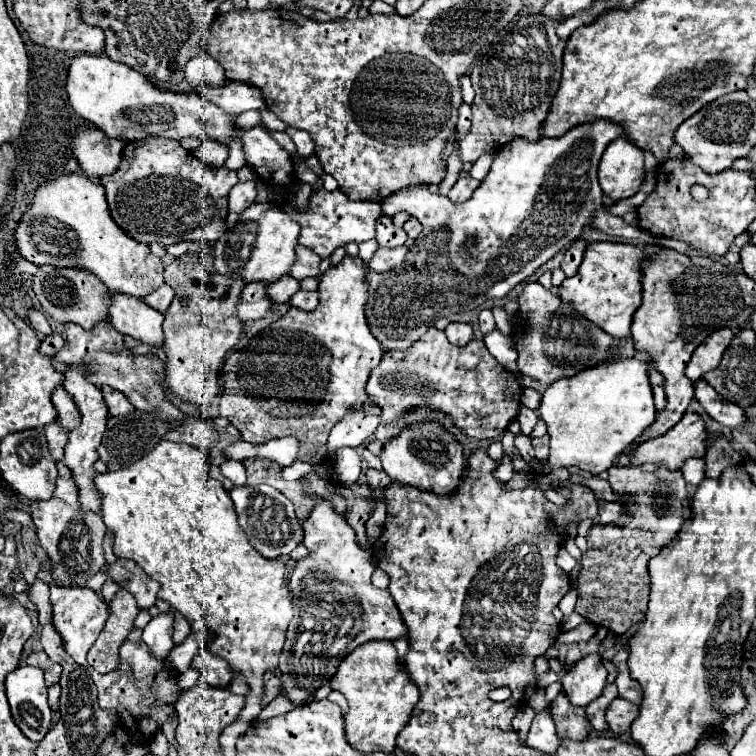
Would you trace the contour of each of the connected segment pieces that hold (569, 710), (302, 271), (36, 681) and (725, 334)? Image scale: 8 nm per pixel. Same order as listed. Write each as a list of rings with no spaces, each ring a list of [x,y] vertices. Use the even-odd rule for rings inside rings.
[[[564,694],[556,698],[552,706],[552,718],[556,722],[558,736],[572,736],[572,740],[584,740],[586,734],[594,732],[584,708],[572,706],[568,696]]]
[[[298,246],[296,254],[296,264],[290,268],[288,274],[292,274],[296,280],[302,280],[306,276],[320,276],[320,256],[316,252],[306,246]]]
[[[20,666],[6,678],[6,696],[16,726],[32,742],[40,742],[52,728],[52,710],[44,684],[44,672],[34,666]]]
[[[720,328],[718,332],[708,336],[708,340],[704,340],[704,344],[700,344],[692,354],[686,366],[686,376],[694,382],[694,380],[700,380],[704,372],[716,368],[732,338],[734,338],[734,332],[730,328]]]

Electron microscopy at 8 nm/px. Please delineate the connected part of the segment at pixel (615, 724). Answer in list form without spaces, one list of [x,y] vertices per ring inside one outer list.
[[[616,698],[606,710],[606,722],[616,736],[628,732],[636,716],[638,716],[638,706],[628,706],[628,700],[622,698]]]

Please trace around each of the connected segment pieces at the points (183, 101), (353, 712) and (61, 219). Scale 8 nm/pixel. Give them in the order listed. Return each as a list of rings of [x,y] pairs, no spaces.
[[[106,54],[74,56],[72,64],[68,68],[68,74],[66,74],[66,92],[68,92],[74,112],[78,116],[82,116],[86,122],[90,122],[96,128],[100,128],[102,132],[106,132],[106,136],[110,136],[110,138],[124,138],[124,140],[132,142],[132,140],[144,140],[148,136],[162,136],[162,138],[172,138],[172,140],[180,140],[186,136],[204,136],[204,138],[212,138],[212,140],[226,144],[226,138],[234,134],[232,118],[218,106],[204,100],[198,92],[196,94],[194,92],[192,94],[162,92],[162,90],[154,88],[152,84],[148,84],[146,78],[140,76],[136,70],[110,60]]]
[[[372,640],[360,644],[360,648],[352,650],[346,658],[342,658],[338,672],[332,676],[332,690],[338,690],[348,700],[348,714],[346,714],[346,740],[360,752],[394,752],[398,732],[408,724],[414,706],[420,700],[420,690],[410,680],[408,672],[398,660],[396,648],[392,640]]]
[[[62,174],[52,182],[40,186],[34,194],[34,204],[20,218],[16,228],[16,246],[20,248],[22,258],[34,262],[38,266],[52,264],[58,268],[80,268],[92,272],[112,294],[128,294],[136,298],[144,298],[162,286],[162,260],[150,252],[150,248],[142,242],[130,238],[110,216],[110,208],[106,202],[106,194],[100,182],[90,180],[84,174]]]

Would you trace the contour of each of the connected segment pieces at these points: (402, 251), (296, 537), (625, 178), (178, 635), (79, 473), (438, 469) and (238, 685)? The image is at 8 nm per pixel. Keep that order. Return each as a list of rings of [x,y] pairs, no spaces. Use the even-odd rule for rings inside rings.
[[[396,246],[396,248],[378,248],[370,260],[370,268],[376,272],[384,272],[390,268],[398,268],[404,262],[408,248]]]
[[[260,484],[260,486],[234,486],[230,490],[230,498],[236,506],[238,522],[244,528],[250,544],[264,558],[280,558],[290,554],[302,542],[302,526],[298,516],[294,514],[294,504],[276,488]]]
[[[616,138],[604,150],[598,168],[600,188],[614,202],[630,198],[644,182],[644,156],[628,138]]]
[[[174,612],[174,644],[180,644],[180,640],[184,640],[188,634],[190,634],[188,620],[180,612]]]
[[[68,366],[64,372],[64,388],[68,388],[68,392],[72,392],[72,398],[76,400],[76,404],[80,404],[80,414],[82,414],[82,424],[78,428],[74,428],[68,436],[68,444],[66,444],[66,456],[64,456],[64,464],[70,468],[74,484],[78,488],[78,500],[82,504],[84,510],[88,512],[100,512],[100,492],[94,486],[94,476],[98,474],[94,470],[94,464],[100,460],[98,456],[98,446],[102,442],[102,436],[106,432],[106,422],[108,422],[108,408],[104,404],[102,392],[100,388],[96,388],[94,384],[90,384],[84,376],[84,368],[72,368]]]
[[[424,420],[404,426],[396,436],[386,440],[380,452],[380,460],[382,460],[382,470],[386,470],[386,474],[394,482],[412,484],[416,488],[424,488],[436,494],[448,494],[454,492],[464,472],[462,450],[464,450],[462,444],[454,438],[452,432],[446,430],[444,424],[434,420]]]
[[[236,672],[236,676],[234,676],[234,680],[230,682],[228,690],[232,690],[234,694],[240,694],[240,696],[248,696],[248,694],[250,694],[250,684],[246,682],[246,678],[244,678],[242,672]]]

